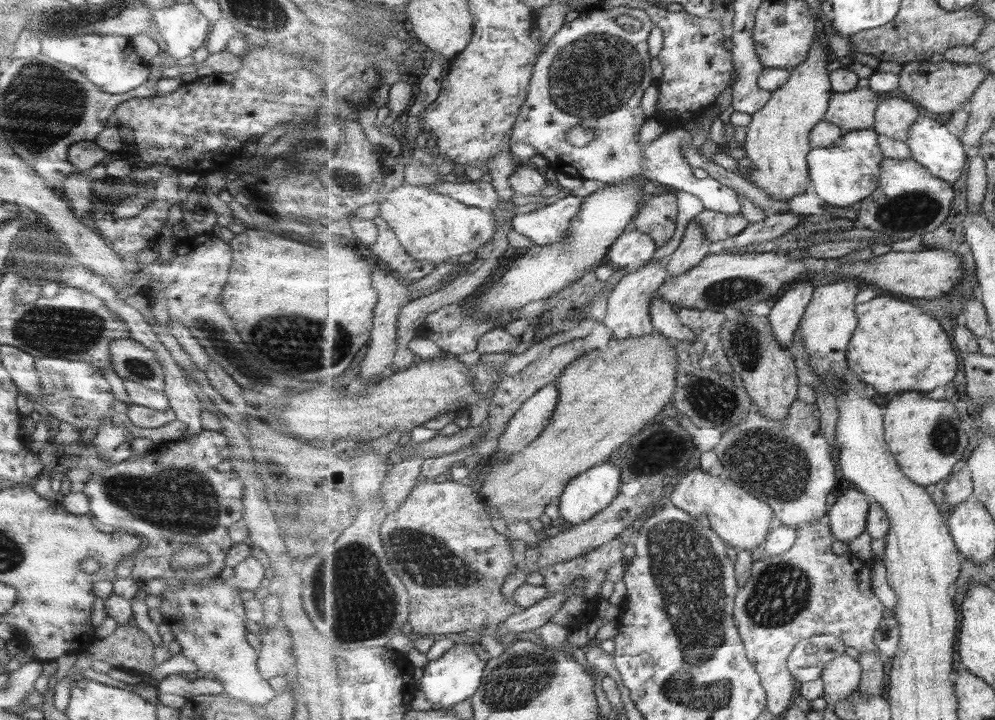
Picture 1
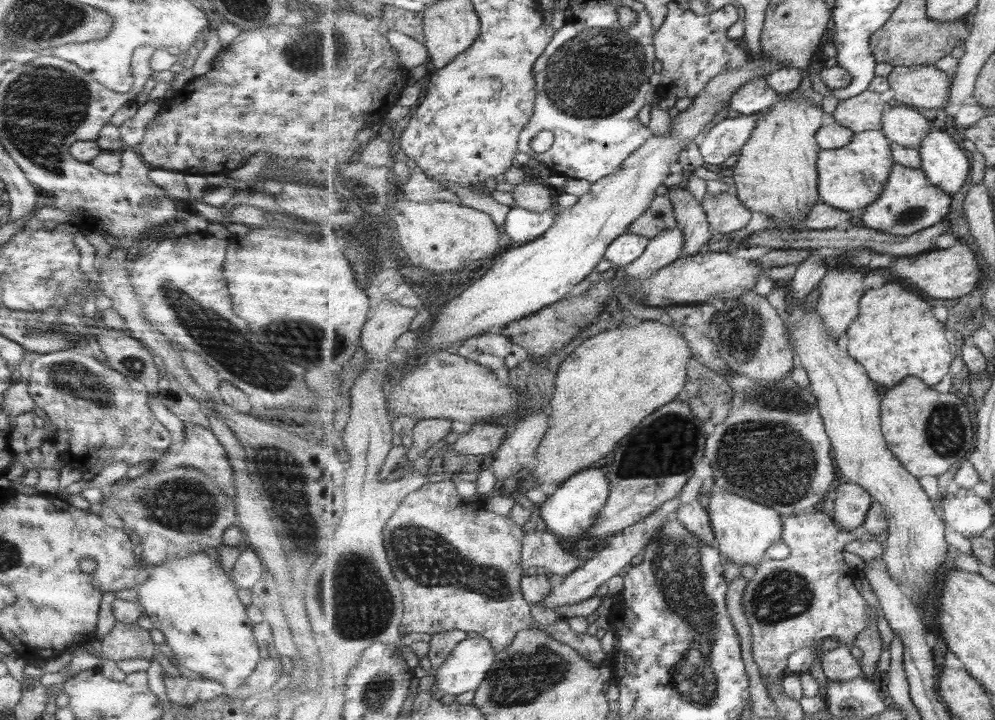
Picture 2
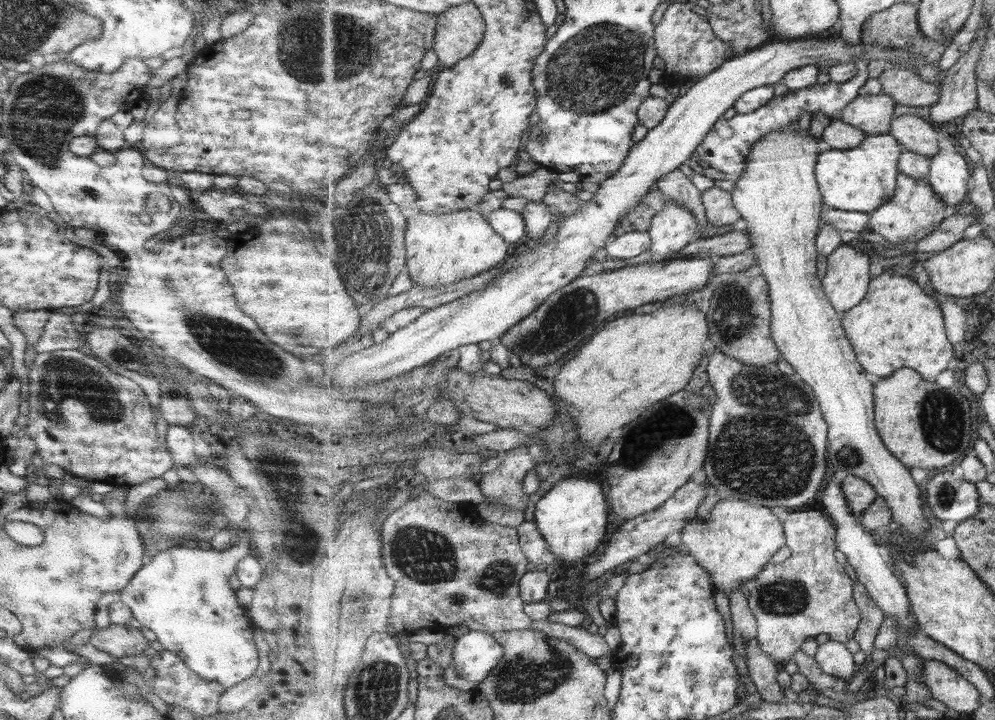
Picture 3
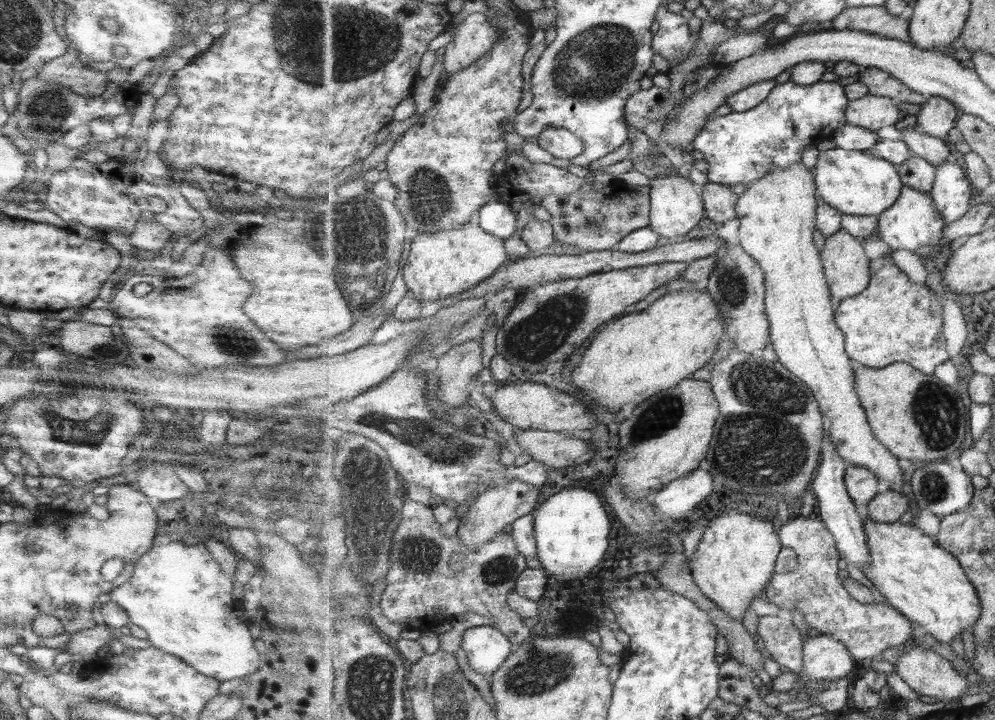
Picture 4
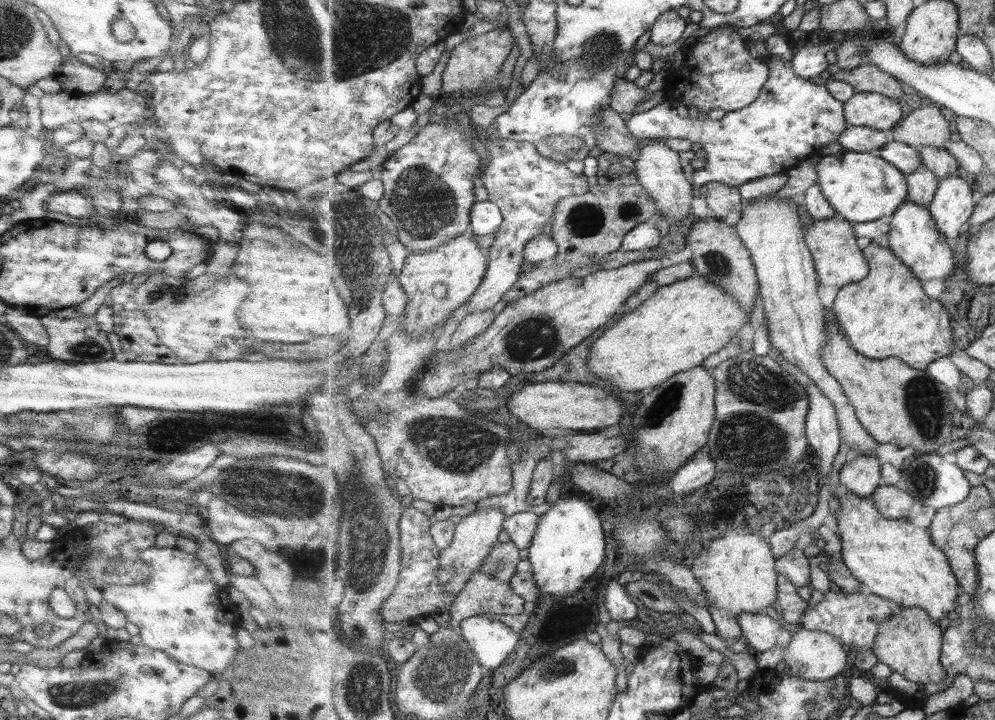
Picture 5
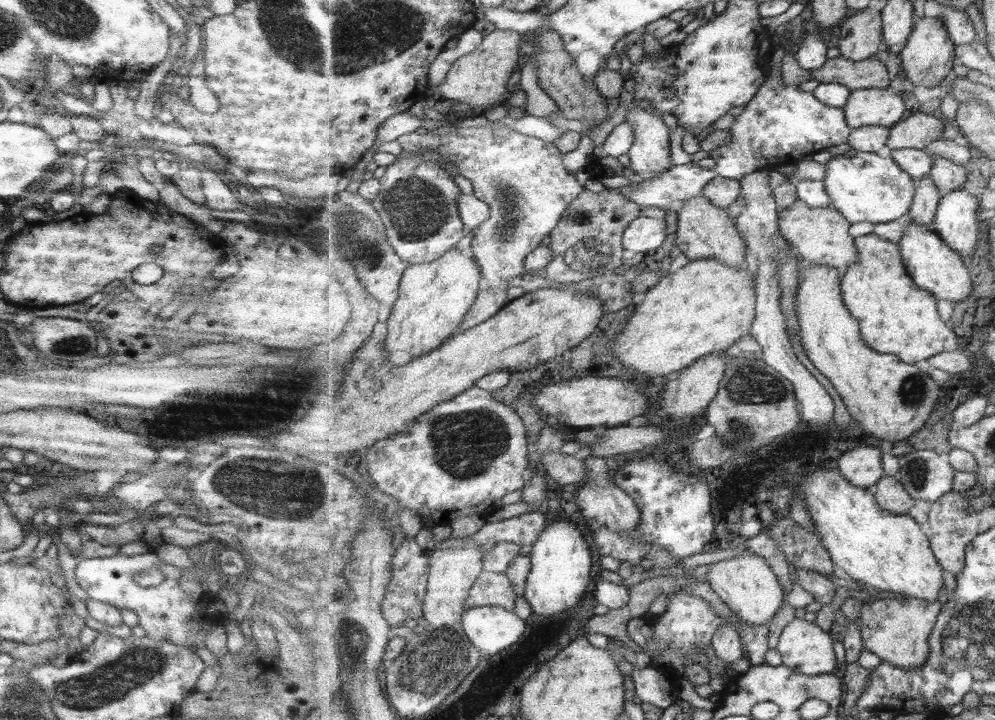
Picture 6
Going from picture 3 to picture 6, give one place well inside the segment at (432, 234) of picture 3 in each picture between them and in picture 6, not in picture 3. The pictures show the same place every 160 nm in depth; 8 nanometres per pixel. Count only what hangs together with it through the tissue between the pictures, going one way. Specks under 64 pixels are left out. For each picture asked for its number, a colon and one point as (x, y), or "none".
4: (442, 264)
5: (437, 283)
6: (435, 297)

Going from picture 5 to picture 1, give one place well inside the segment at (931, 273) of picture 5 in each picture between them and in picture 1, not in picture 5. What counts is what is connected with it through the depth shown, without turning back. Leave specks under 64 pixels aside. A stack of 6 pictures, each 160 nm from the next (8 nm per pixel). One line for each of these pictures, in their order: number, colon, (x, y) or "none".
1: (909, 202)
2: (910, 203)
3: (916, 211)
4: (914, 223)

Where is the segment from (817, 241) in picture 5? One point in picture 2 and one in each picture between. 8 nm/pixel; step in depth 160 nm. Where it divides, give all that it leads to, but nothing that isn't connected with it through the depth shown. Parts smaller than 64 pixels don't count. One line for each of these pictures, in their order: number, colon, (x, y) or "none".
2: (841, 289)
3: (847, 279)
4: (847, 267)

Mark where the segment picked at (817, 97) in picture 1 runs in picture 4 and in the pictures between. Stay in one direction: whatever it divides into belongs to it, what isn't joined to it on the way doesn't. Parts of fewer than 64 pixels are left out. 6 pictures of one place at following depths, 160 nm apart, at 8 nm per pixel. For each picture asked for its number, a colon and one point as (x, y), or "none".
2: (776, 172)
3: (779, 196)
4: (777, 214)

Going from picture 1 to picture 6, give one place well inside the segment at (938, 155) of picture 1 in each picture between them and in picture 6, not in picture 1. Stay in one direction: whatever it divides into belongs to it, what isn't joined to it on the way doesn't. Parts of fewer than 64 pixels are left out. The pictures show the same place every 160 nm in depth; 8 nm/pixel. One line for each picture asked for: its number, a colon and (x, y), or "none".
2: (947, 165)
3: (949, 175)
4: (953, 192)
5: (955, 201)
6: (956, 221)

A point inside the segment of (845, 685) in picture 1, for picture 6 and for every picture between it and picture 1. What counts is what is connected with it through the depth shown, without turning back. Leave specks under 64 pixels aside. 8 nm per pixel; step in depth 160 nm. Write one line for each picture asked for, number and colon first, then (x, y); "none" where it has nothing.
2: (838, 664)
3: (834, 657)
4: (827, 659)
5: (815, 655)
6: (806, 648)

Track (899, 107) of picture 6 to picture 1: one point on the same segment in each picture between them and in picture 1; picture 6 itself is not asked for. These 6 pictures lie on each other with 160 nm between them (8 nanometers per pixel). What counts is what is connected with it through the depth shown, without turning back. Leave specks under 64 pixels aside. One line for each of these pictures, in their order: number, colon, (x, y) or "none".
1: (857, 109)
2: (865, 112)
3: (874, 114)
4: (870, 111)
5: (874, 110)

